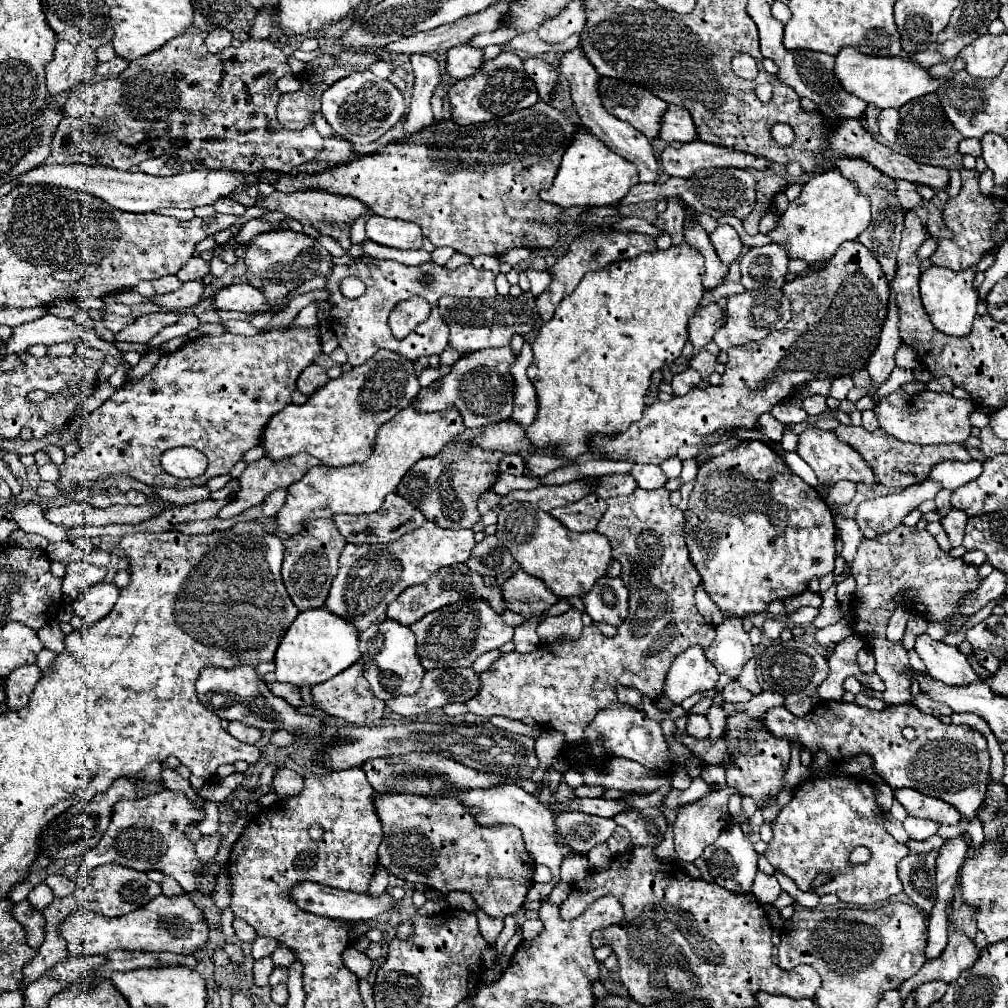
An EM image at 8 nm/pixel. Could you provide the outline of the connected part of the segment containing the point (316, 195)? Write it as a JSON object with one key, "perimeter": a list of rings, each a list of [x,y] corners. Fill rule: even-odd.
{"perimeter":[[[273,191],[265,199],[257,197],[257,205],[271,209],[271,211],[283,211],[287,217],[299,221],[301,225],[313,225],[317,229],[317,233],[333,237],[345,251],[351,247],[351,225],[369,211],[359,199],[339,197],[339,195],[331,195],[327,191],[295,191],[295,193],[287,193],[287,195]]]}

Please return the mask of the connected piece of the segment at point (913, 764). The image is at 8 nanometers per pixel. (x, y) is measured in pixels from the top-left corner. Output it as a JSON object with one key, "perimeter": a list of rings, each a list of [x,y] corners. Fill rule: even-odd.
{"perimeter":[[[821,701],[801,719],[793,717],[785,707],[773,707],[765,713],[763,727],[773,737],[785,737],[787,741],[797,737],[801,749],[809,749],[813,755],[825,751],[833,763],[865,753],[873,761],[873,771],[893,789],[909,787],[951,803],[963,819],[975,817],[985,799],[989,785],[989,751],[985,737],[969,725],[945,725],[937,717],[917,711],[911,703],[871,711],[857,703]],[[903,727],[917,731],[913,743],[901,735]]]}

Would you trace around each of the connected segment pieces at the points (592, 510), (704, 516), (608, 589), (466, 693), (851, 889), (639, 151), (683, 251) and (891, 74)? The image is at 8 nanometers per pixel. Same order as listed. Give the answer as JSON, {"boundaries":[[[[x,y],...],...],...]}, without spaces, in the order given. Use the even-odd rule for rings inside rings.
{"boundaries":[[[[587,495],[585,499],[565,505],[565,507],[555,507],[551,515],[561,521],[569,531],[573,533],[585,533],[585,531],[595,531],[599,519],[603,517],[607,509],[605,499],[599,495]]],[[[741,441],[735,449],[725,451],[723,455],[707,461],[705,465],[699,467],[695,487],[693,487],[693,493],[689,497],[689,507],[685,511],[683,537],[685,537],[685,545],[689,549],[691,561],[697,567],[697,571],[703,579],[703,587],[709,593],[709,597],[713,599],[713,603],[717,603],[717,607],[721,609],[721,615],[733,615],[733,617],[739,617],[739,619],[743,619],[747,615],[767,613],[767,605],[775,599],[787,599],[787,597],[805,593],[805,589],[809,587],[809,581],[813,577],[823,577],[823,575],[833,571],[833,561],[835,561],[835,555],[837,555],[837,551],[835,551],[835,523],[833,523],[833,515],[831,515],[827,503],[817,493],[817,489],[813,489],[801,477],[797,477],[787,467],[787,463],[769,445],[765,445],[761,441]]],[[[619,577],[599,579],[591,593],[583,597],[583,603],[587,615],[595,623],[609,623],[619,627],[629,615],[629,591]]],[[[471,667],[467,669],[433,669],[425,671],[423,683],[415,695],[399,695],[387,701],[387,707],[399,715],[423,715],[435,707],[459,701],[467,703],[477,695],[479,673]]],[[[815,777],[805,781],[803,785],[799,785],[793,793],[793,799],[789,805],[785,805],[785,809],[777,815],[773,827],[773,839],[767,845],[765,857],[767,861],[781,871],[783,875],[787,875],[789,879],[795,881],[795,885],[801,891],[813,891],[817,895],[827,895],[833,893],[837,895],[841,901],[851,903],[851,905],[873,905],[877,901],[885,901],[893,895],[899,895],[903,891],[901,881],[897,877],[897,863],[909,855],[909,849],[905,843],[897,843],[883,827],[883,811],[875,801],[873,795],[873,787],[867,781],[861,781],[857,777]],[[855,847],[867,847],[871,851],[871,859],[865,865],[851,865],[849,855]],[[819,873],[833,873],[833,881],[829,881],[827,885],[821,885],[817,889],[813,889],[813,879]]],[[[581,47],[567,51],[561,57],[561,71],[567,77],[569,85],[571,85],[571,95],[573,95],[573,103],[577,113],[581,115],[581,123],[585,123],[585,127],[589,127],[593,131],[593,135],[597,135],[603,143],[607,143],[611,147],[611,151],[615,151],[617,155],[625,157],[627,161],[635,163],[639,169],[639,181],[641,183],[655,183],[659,177],[659,159],[649,143],[649,139],[637,131],[635,127],[631,127],[625,121],[619,121],[617,117],[609,115],[601,103],[599,97],[599,81],[601,77],[597,75],[595,67],[589,63],[589,59],[585,59],[585,53],[581,53]]],[[[687,243],[679,245],[679,247],[671,247],[667,251],[653,251],[653,253],[641,253],[639,257],[635,259],[625,259],[625,261],[617,261],[617,263],[611,263],[609,267],[601,269],[601,271],[593,271],[593,273],[587,273],[581,283],[577,285],[577,289],[565,297],[553,319],[543,323],[539,327],[539,335],[535,337],[533,341],[533,363],[527,371],[529,375],[529,381],[533,383],[535,391],[537,391],[537,419],[525,427],[525,435],[527,439],[535,445],[535,447],[541,447],[541,449],[553,449],[555,451],[555,457],[559,459],[565,459],[565,461],[575,461],[579,455],[587,453],[591,449],[591,439],[593,437],[613,437],[617,433],[621,433],[623,429],[627,429],[633,421],[641,419],[643,415],[643,397],[647,393],[647,387],[649,387],[649,381],[651,381],[651,375],[661,369],[663,365],[669,365],[669,363],[675,363],[679,357],[681,357],[681,351],[687,343],[687,323],[689,319],[695,315],[697,307],[699,307],[699,301],[703,297],[703,285],[701,285],[701,277],[703,277],[703,259],[701,255],[691,249]]],[[[845,47],[839,51],[835,61],[835,75],[843,83],[843,87],[863,99],[865,103],[873,103],[879,109],[899,109],[911,99],[917,99],[921,95],[935,93],[943,79],[933,79],[925,67],[921,67],[917,61],[913,61],[909,55],[897,55],[897,57],[873,57],[855,51],[853,47]]]]}

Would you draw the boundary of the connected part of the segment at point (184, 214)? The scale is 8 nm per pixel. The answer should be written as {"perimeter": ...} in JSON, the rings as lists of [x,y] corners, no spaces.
{"perimeter":[[[165,208],[160,209],[159,212],[163,215],[177,217],[179,221],[187,221],[187,219],[193,219],[195,215],[193,215],[192,209],[179,209],[179,208]]]}

